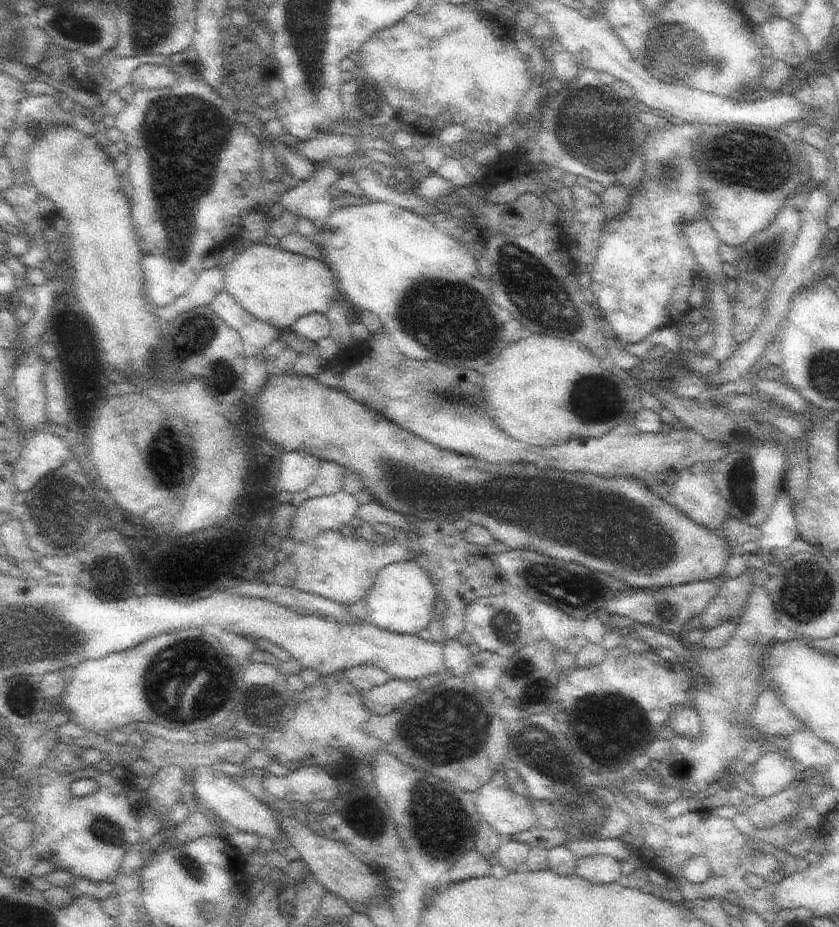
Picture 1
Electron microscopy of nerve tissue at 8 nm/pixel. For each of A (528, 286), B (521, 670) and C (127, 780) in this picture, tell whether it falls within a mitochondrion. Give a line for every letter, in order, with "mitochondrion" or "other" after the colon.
A: mitochondrion
B: mitochondrion
C: other

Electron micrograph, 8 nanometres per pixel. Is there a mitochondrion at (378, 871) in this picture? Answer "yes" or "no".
no

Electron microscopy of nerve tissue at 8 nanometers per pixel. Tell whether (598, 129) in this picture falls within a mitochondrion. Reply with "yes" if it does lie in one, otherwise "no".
yes

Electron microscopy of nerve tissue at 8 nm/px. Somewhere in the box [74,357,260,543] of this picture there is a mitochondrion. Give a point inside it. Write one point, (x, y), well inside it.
(166, 450)

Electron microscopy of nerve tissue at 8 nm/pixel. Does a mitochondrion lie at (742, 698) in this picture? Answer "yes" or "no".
yes

